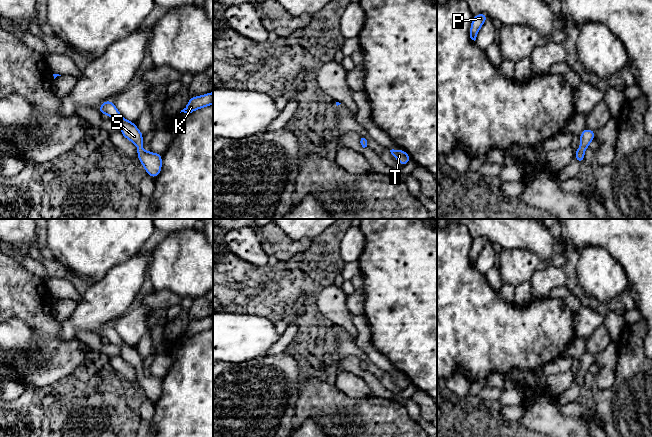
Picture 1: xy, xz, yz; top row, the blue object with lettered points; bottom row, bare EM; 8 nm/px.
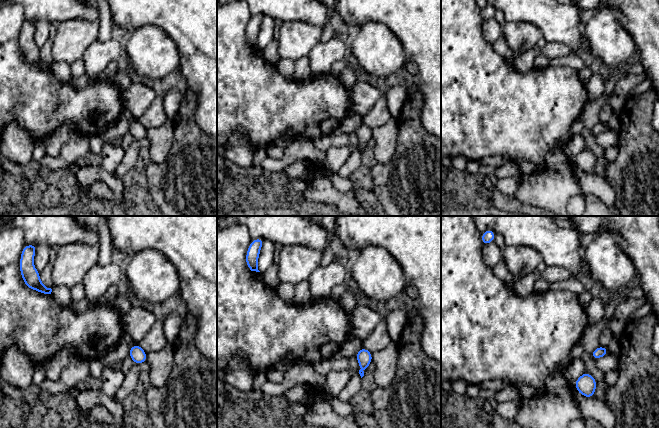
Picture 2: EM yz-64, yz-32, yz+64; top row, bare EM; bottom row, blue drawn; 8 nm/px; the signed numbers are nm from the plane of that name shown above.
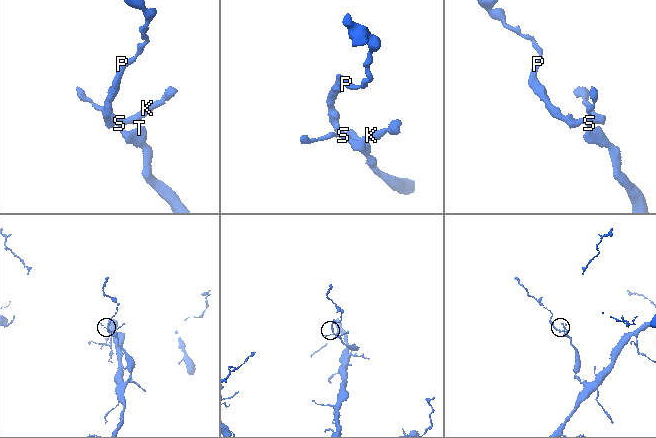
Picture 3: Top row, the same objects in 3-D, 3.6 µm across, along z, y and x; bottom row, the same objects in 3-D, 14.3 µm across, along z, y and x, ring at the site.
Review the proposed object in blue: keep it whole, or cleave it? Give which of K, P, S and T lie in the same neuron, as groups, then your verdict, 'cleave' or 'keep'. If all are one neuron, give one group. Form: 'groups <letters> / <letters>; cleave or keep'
groups K P S T; keep

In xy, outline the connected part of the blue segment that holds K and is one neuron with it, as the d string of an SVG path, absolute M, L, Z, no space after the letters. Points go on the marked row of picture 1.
M209 92L201 96L190 97L187 106L181 110L181 112L189 114L195 110L208 107L211 104L213 104L213 92Z

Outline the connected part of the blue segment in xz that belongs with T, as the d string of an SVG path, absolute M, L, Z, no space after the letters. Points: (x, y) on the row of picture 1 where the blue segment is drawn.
M392 149L390 152L402 166L408 164L411 161L411 157L403 149Z

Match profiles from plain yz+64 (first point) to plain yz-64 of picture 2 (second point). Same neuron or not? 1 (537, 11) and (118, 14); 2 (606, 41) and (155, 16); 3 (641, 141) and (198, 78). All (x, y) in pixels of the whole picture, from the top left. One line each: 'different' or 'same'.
1: different
2: different
3: different

